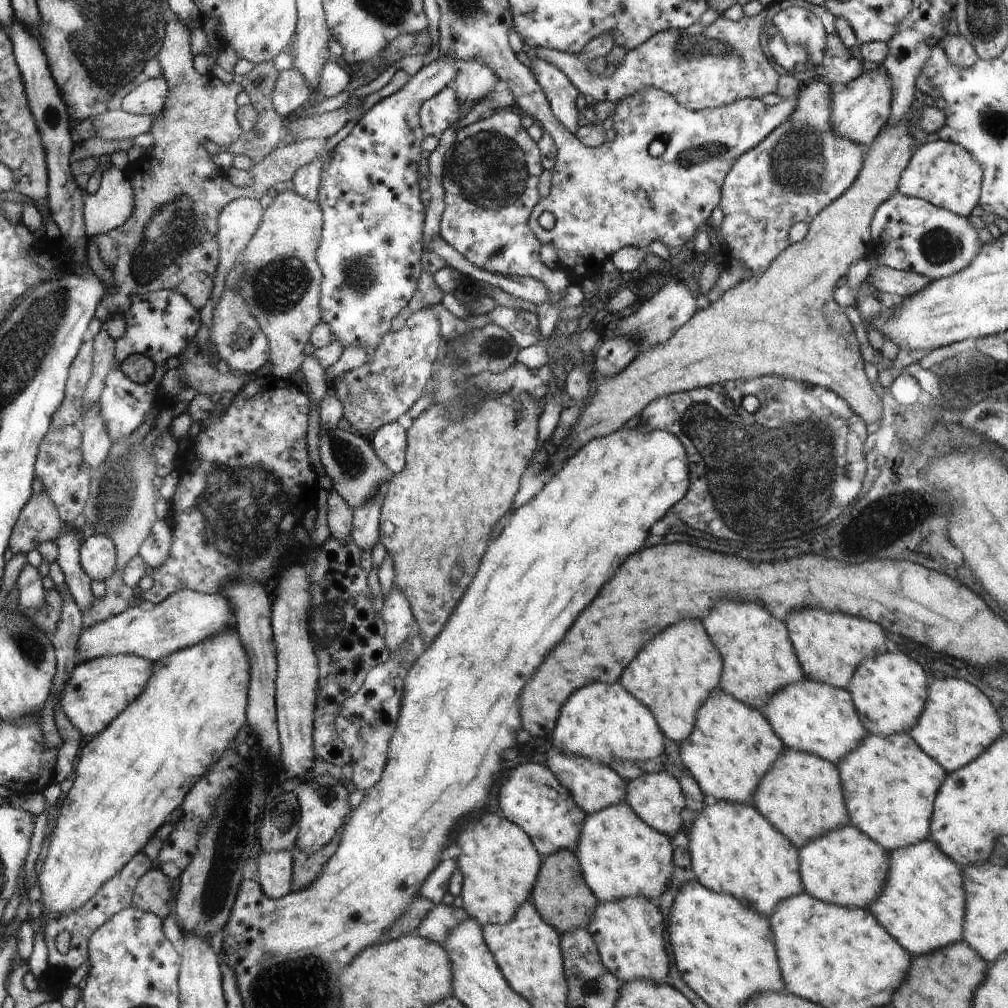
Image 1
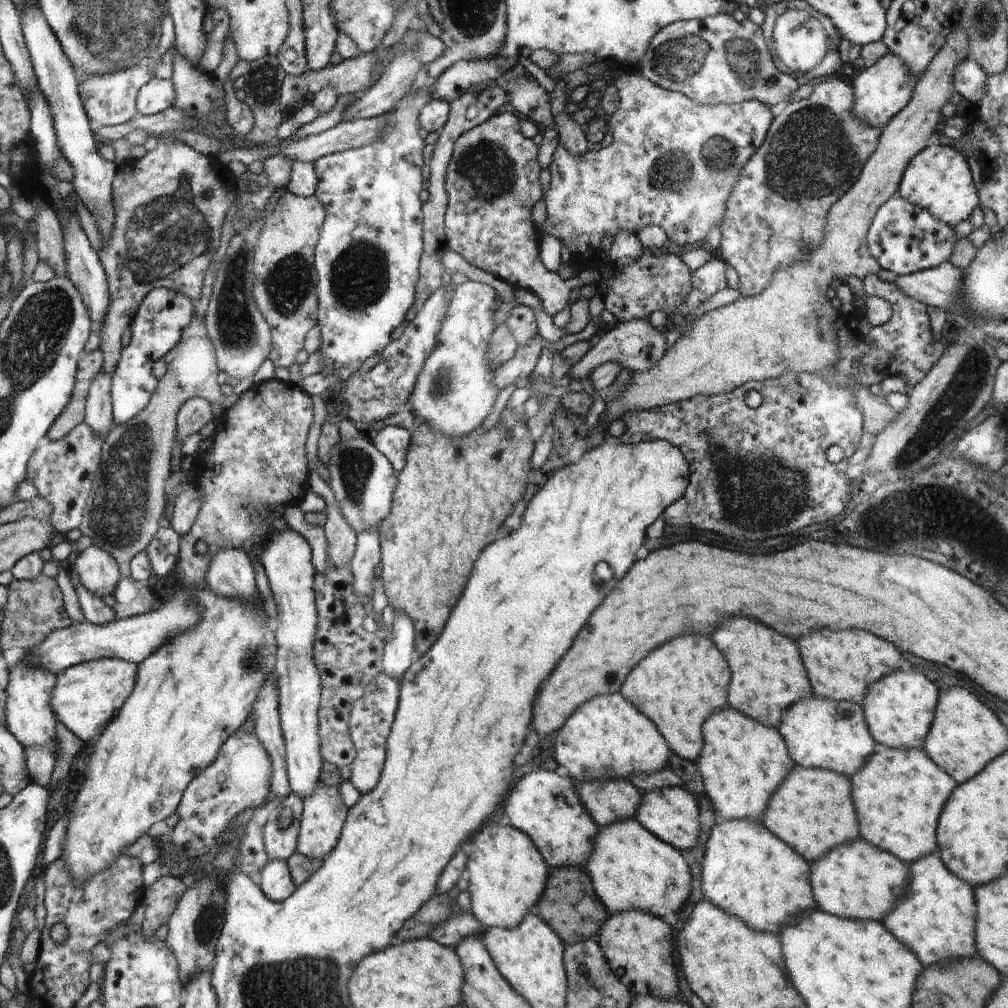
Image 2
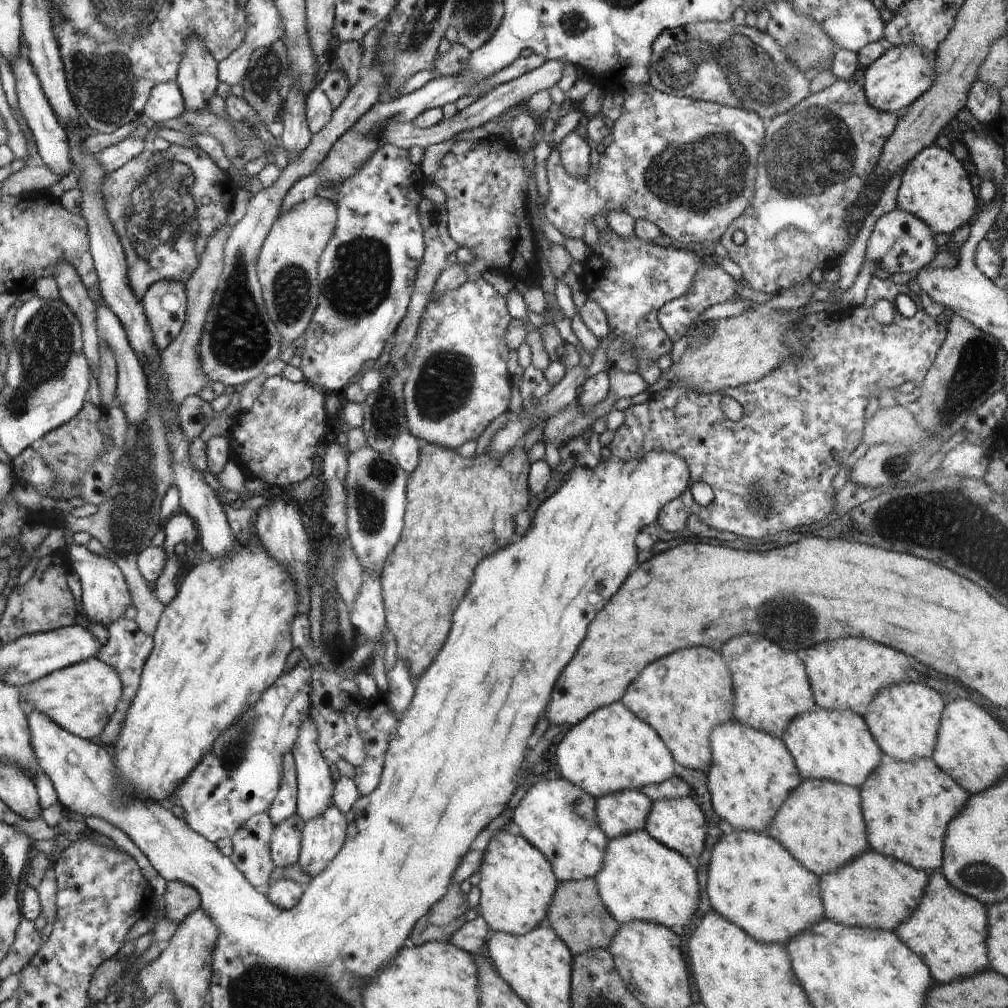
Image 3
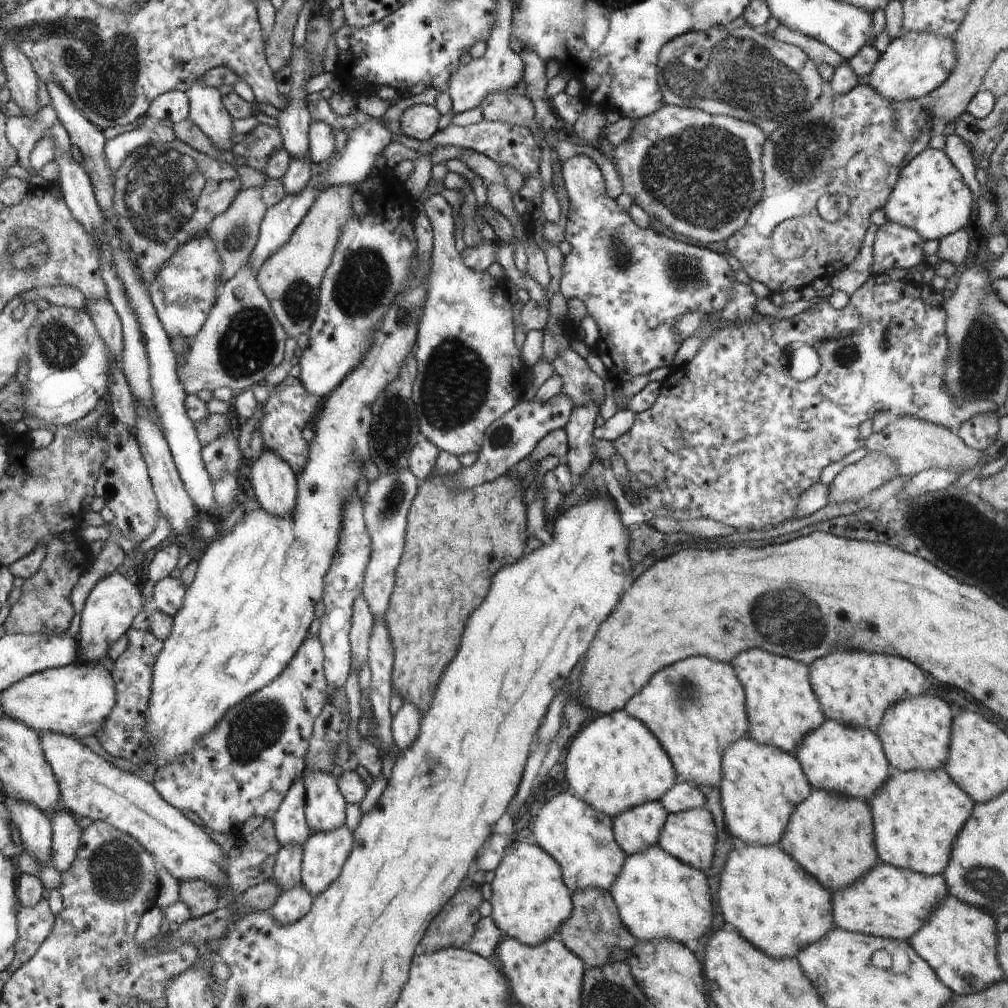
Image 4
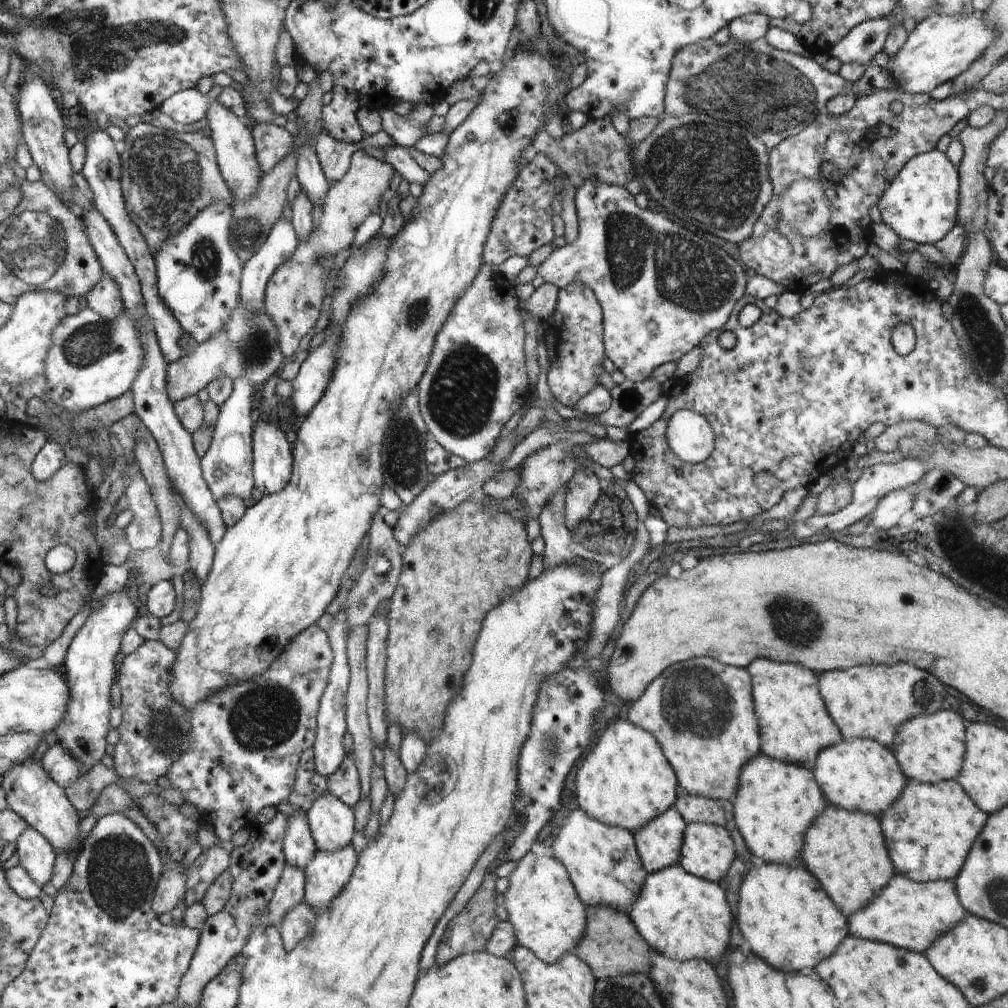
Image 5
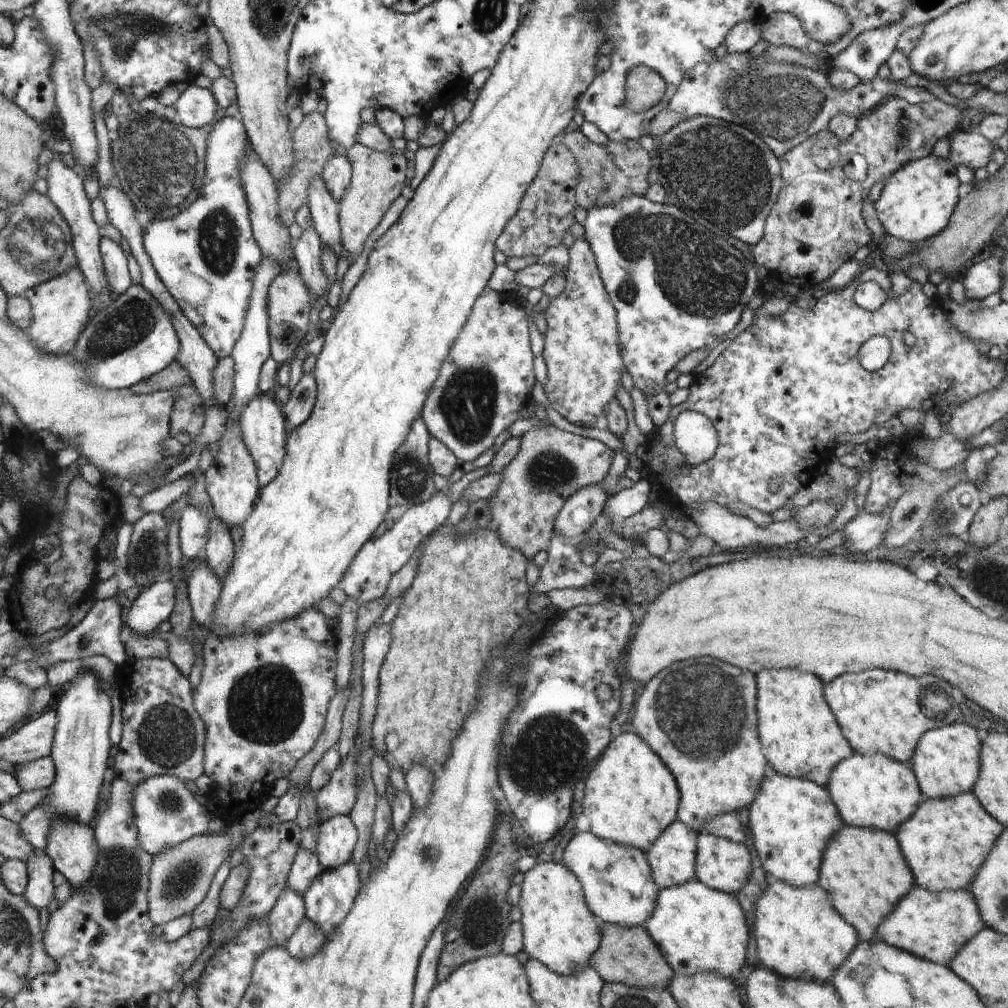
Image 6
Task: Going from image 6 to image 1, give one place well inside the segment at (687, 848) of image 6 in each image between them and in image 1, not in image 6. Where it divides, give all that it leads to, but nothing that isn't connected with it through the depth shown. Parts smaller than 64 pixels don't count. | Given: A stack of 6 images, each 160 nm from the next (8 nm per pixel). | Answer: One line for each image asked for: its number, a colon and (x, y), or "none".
1: (595, 787)
2: (616, 799)
3: (626, 812)
4: (637, 829)
5: (658, 842)

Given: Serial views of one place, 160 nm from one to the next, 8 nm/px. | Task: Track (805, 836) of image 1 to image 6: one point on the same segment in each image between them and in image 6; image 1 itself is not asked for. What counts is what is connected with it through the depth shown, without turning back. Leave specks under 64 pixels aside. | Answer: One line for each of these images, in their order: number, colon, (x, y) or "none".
2: (813, 812)
3: (821, 824)
4: (831, 836)
5: (844, 850)
6: (864, 872)

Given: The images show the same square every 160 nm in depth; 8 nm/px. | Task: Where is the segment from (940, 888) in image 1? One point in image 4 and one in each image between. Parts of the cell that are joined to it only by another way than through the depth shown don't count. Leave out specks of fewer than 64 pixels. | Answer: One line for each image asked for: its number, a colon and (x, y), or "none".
2: (935, 919)
3: (948, 931)
4: (959, 942)

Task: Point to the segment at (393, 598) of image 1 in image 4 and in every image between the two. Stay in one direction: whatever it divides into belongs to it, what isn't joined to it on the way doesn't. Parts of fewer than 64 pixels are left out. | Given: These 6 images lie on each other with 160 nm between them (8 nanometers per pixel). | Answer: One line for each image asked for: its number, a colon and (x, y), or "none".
2: (397, 653)
3: (401, 689)
4: (405, 724)

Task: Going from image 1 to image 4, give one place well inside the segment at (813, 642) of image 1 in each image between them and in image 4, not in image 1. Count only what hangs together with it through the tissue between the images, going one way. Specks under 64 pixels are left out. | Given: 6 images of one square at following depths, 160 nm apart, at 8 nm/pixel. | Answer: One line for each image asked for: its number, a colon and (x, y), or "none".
2: (840, 665)
3: (848, 673)
4: (854, 687)

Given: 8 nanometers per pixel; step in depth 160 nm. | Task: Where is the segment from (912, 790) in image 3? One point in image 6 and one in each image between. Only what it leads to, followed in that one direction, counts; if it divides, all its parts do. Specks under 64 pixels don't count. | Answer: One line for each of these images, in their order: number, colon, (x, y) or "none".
4: (917, 815)
5: (928, 831)
6: (945, 842)

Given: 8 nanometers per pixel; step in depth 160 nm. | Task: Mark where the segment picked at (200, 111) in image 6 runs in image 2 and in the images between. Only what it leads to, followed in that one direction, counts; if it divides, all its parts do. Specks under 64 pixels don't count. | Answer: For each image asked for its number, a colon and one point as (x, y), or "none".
2: (155, 97)
3: (166, 101)
4: (174, 105)
5: (187, 106)

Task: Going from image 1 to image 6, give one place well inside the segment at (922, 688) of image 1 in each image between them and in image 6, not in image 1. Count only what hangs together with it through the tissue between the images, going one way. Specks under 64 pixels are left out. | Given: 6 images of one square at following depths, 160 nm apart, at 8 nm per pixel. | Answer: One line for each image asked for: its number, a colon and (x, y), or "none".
2: (899, 708)
3: (904, 719)
4: (915, 734)
5: (929, 749)
6: (946, 762)

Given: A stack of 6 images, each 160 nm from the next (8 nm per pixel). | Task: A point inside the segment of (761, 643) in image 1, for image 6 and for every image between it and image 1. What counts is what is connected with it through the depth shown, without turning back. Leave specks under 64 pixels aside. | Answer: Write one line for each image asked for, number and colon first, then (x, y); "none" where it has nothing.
2: (767, 673)
3: (771, 685)
4: (782, 708)
5: (794, 725)
6: (800, 737)

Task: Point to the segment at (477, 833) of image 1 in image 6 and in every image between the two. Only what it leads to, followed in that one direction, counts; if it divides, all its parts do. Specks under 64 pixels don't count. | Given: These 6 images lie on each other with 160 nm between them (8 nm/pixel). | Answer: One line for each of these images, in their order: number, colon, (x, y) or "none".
2: (508, 876)
3: (518, 884)
4: (530, 901)
5: (548, 916)
6: (559, 929)

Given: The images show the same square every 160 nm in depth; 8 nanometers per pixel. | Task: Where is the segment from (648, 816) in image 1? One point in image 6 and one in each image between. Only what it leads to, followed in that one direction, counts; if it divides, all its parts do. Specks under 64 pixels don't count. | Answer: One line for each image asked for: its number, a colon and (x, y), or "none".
2: (671, 813)
3: (679, 824)
4: (690, 836)
5: (707, 850)
6: (721, 864)

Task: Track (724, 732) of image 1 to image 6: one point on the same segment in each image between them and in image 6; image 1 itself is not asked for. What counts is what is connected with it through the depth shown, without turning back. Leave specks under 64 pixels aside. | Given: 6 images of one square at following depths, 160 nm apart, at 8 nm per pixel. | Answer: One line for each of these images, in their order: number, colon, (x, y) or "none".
2: (742, 762)
3: (752, 774)
4: (762, 785)
5: (776, 801)
6: (792, 820)

